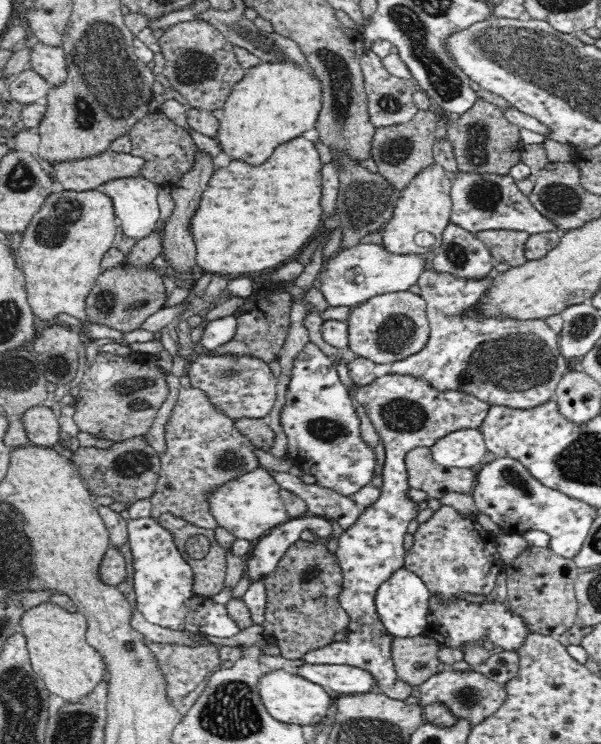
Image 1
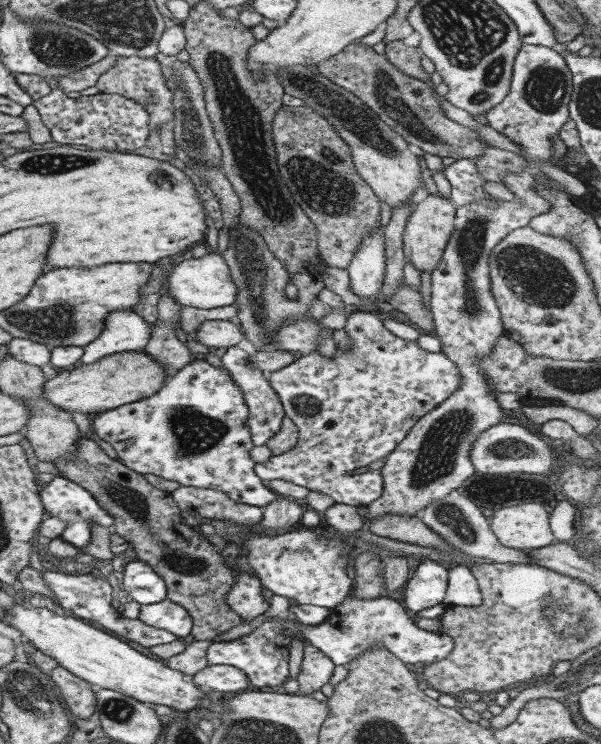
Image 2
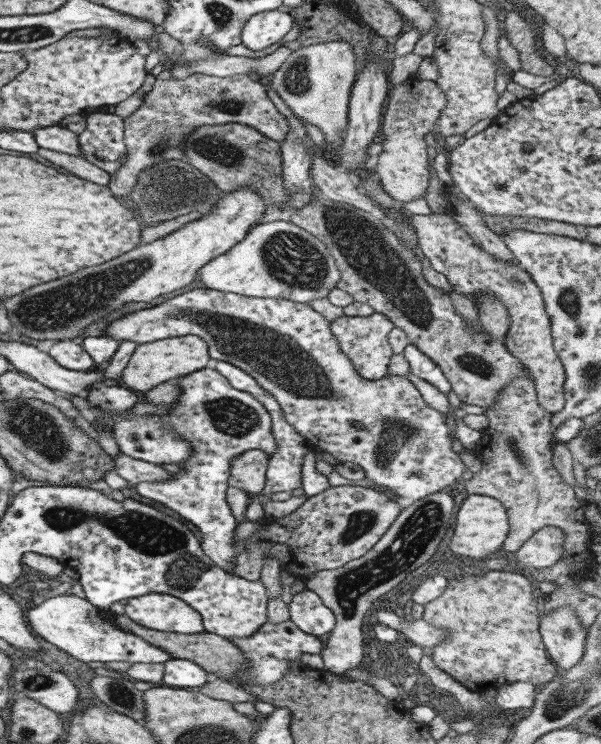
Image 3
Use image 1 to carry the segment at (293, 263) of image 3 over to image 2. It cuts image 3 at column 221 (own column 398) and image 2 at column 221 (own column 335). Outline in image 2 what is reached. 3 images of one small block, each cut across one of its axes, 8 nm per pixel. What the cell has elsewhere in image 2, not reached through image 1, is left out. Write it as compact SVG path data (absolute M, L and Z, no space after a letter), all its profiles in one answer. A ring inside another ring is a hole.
M208 250L202 258L192 258L172 266L162 284L167 286L167 294L181 306L195 308L219 308L235 302L237 288L231 281L226 263L219 252Z

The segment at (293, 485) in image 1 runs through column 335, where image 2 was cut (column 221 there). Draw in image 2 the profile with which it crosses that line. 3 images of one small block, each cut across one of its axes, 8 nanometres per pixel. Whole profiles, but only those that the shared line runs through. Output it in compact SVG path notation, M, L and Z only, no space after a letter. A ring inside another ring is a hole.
M180 486L170 493L179 510L233 524L255 524L261 520L262 507L249 506L229 499L219 490Z

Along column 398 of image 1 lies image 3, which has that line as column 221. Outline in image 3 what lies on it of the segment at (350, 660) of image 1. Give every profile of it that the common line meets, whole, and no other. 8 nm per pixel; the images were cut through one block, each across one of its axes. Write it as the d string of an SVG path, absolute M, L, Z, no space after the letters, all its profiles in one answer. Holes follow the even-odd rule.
M210 364L201 370L194 370L183 377L174 379L174 383L180 388L178 397L169 404L168 415L160 416L162 424L176 432L183 440L190 444L194 450L190 457L180 465L179 472L173 472L169 480L165 482L145 482L137 484L134 489L137 494L144 496L148 500L158 502L173 512L179 514L185 520L194 524L202 534L199 544L201 550L226 573L234 575L234 556L237 548L231 544L231 535L235 528L236 521L231 515L229 505L225 501L225 490L227 490L227 480L229 480L229 463L234 456L238 456L242 451L251 449L263 450L267 456L271 456L275 450L275 442L272 435L269 413L263 405L255 400L248 392L235 390L227 382L227 379L219 374Z

